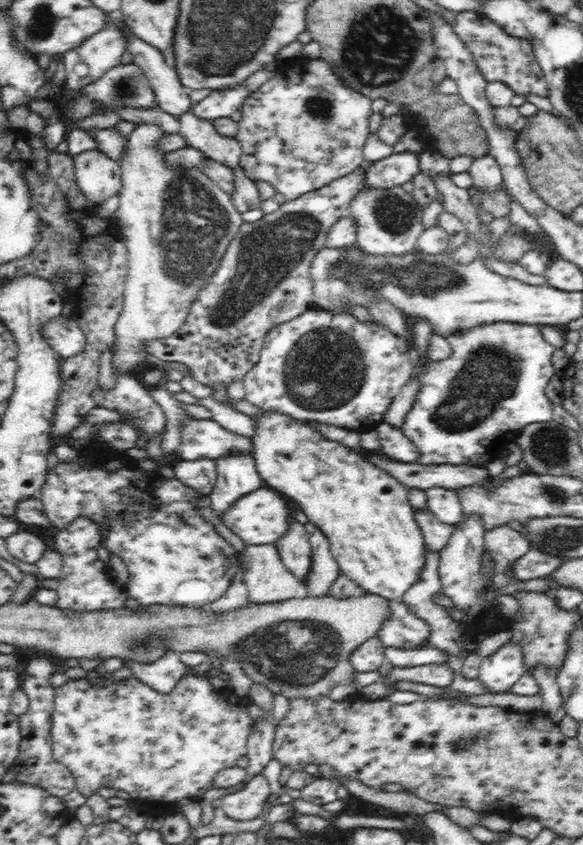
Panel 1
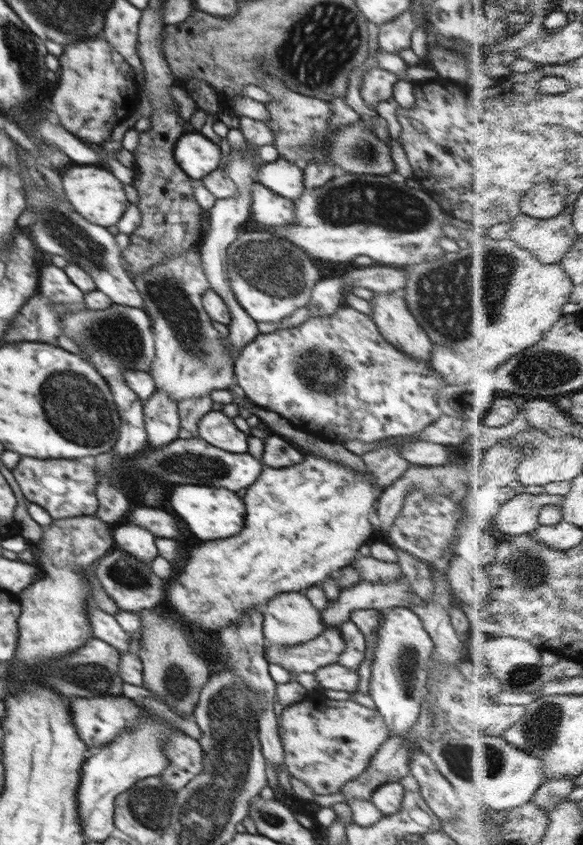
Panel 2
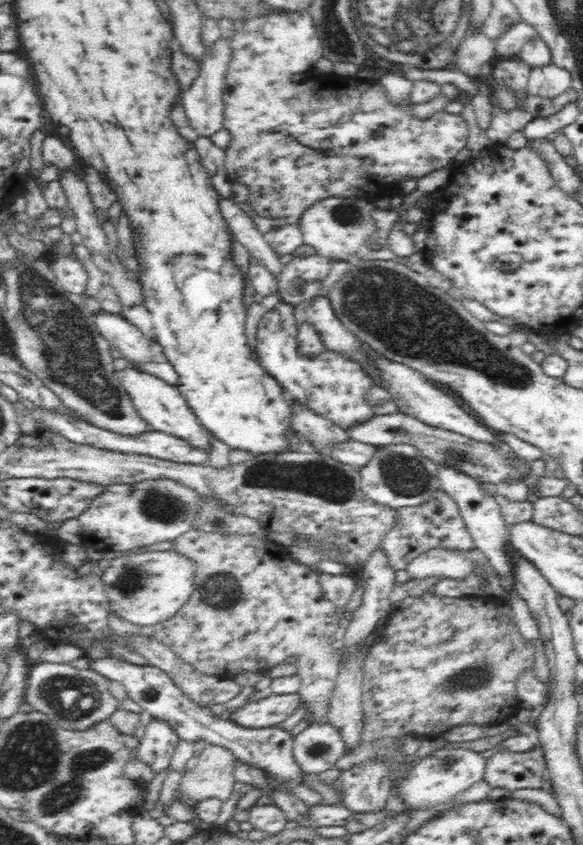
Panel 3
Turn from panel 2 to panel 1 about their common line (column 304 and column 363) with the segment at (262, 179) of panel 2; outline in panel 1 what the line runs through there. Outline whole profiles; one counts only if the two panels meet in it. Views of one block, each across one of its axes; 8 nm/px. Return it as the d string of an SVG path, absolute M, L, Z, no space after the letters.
M402 152L402 154L392 154L382 160L369 163L364 172L362 189L390 188L412 181L412 178L421 172L418 166L418 155L414 152Z

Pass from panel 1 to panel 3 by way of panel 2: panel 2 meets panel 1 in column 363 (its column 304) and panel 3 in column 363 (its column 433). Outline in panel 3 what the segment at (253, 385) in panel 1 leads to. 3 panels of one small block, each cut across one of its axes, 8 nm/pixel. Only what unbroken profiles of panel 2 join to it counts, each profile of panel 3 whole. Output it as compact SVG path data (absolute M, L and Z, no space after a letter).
M281 301L272 310L266 311L259 321L254 348L264 370L268 370L280 382L290 398L331 420L345 431L354 424L370 420L373 412L366 394L374 385L372 377L366 374L358 361L330 349L325 349L326 352L314 358L302 355L298 348L294 307Z

